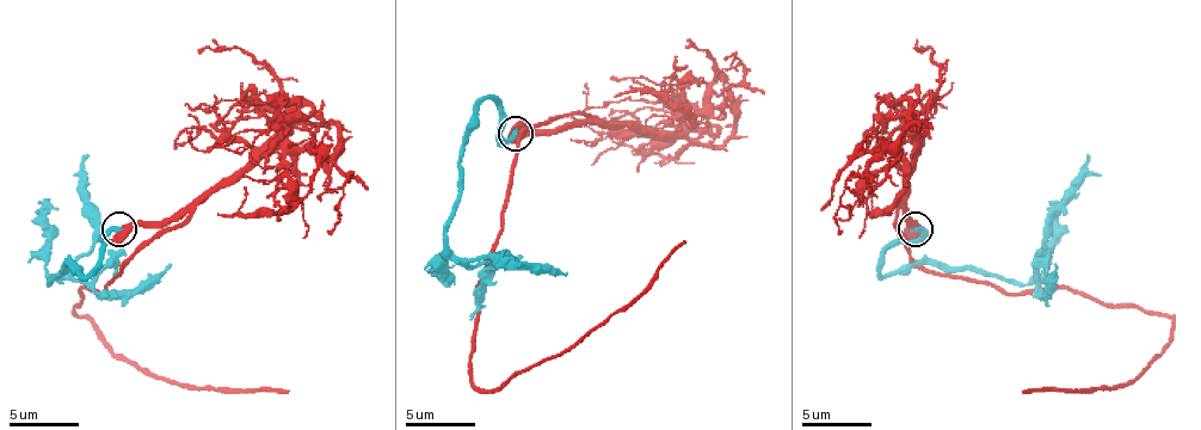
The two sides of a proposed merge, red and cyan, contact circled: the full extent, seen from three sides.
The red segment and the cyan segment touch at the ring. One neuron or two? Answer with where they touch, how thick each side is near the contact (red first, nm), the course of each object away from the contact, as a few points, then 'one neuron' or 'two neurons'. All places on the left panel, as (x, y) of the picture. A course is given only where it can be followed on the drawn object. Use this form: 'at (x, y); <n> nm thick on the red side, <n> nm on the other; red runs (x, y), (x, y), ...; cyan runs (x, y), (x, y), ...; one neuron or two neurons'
at (118, 228); 850 nm thick on the red side, 320 nm on the other; red runs (119, 229), (189, 216), (158, 229), (105, 293), (81, 289), (74, 309), (102, 341), (178, 382), (290, 389); cyan runs (119, 229), (105, 237), (96, 268), (85, 275), (67, 264), (50, 286), (92, 247), (88, 153); two neurons

